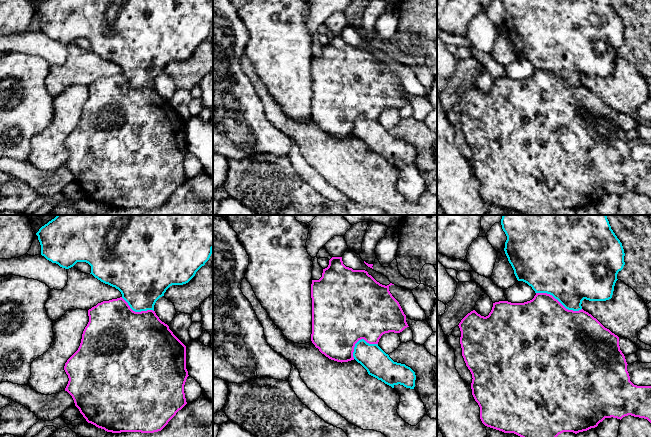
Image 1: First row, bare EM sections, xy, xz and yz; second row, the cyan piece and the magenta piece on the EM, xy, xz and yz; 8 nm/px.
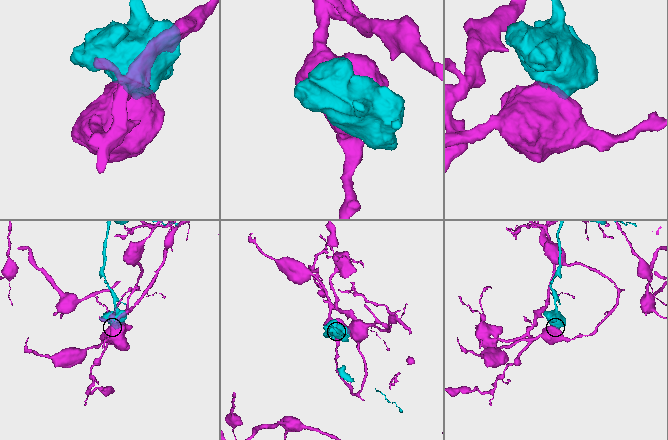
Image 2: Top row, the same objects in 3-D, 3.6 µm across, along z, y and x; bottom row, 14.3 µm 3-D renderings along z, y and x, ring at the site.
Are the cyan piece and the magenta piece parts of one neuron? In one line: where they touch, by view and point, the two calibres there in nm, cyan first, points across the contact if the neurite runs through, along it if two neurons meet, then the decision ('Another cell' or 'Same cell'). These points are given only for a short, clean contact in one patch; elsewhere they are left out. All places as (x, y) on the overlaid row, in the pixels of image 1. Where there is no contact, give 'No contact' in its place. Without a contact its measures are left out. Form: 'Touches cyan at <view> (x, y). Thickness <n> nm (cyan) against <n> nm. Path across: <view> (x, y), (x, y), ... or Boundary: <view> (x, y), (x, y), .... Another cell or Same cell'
Touches cyan at yz (559, 301). Thickness 480 nm (cyan) against 480 nm. Another cell

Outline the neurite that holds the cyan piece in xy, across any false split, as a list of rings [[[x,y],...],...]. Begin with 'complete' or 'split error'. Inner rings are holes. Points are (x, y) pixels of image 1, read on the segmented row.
complete; [[[57,215],[42,226],[36,235],[41,245],[41,255],[47,260],[65,269],[73,267],[77,262],[86,262],[91,266],[90,274],[101,282],[118,289],[133,311],[154,311],[156,301],[164,296],[170,286],[188,283],[209,260],[213,249],[213,215]]]

